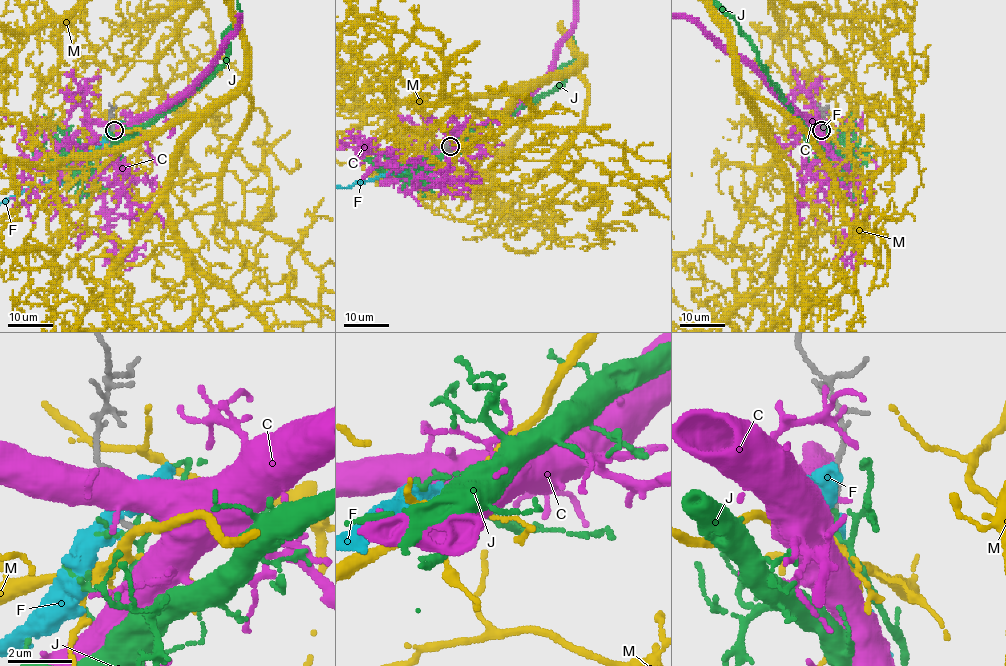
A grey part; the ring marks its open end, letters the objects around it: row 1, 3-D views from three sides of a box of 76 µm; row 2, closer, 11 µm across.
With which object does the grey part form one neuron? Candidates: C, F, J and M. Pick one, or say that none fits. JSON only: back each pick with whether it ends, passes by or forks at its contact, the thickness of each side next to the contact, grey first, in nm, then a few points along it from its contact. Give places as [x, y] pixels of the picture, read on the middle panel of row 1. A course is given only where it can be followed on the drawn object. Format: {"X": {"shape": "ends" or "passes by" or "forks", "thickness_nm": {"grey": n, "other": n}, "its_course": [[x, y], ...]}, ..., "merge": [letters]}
{"merge": []}

